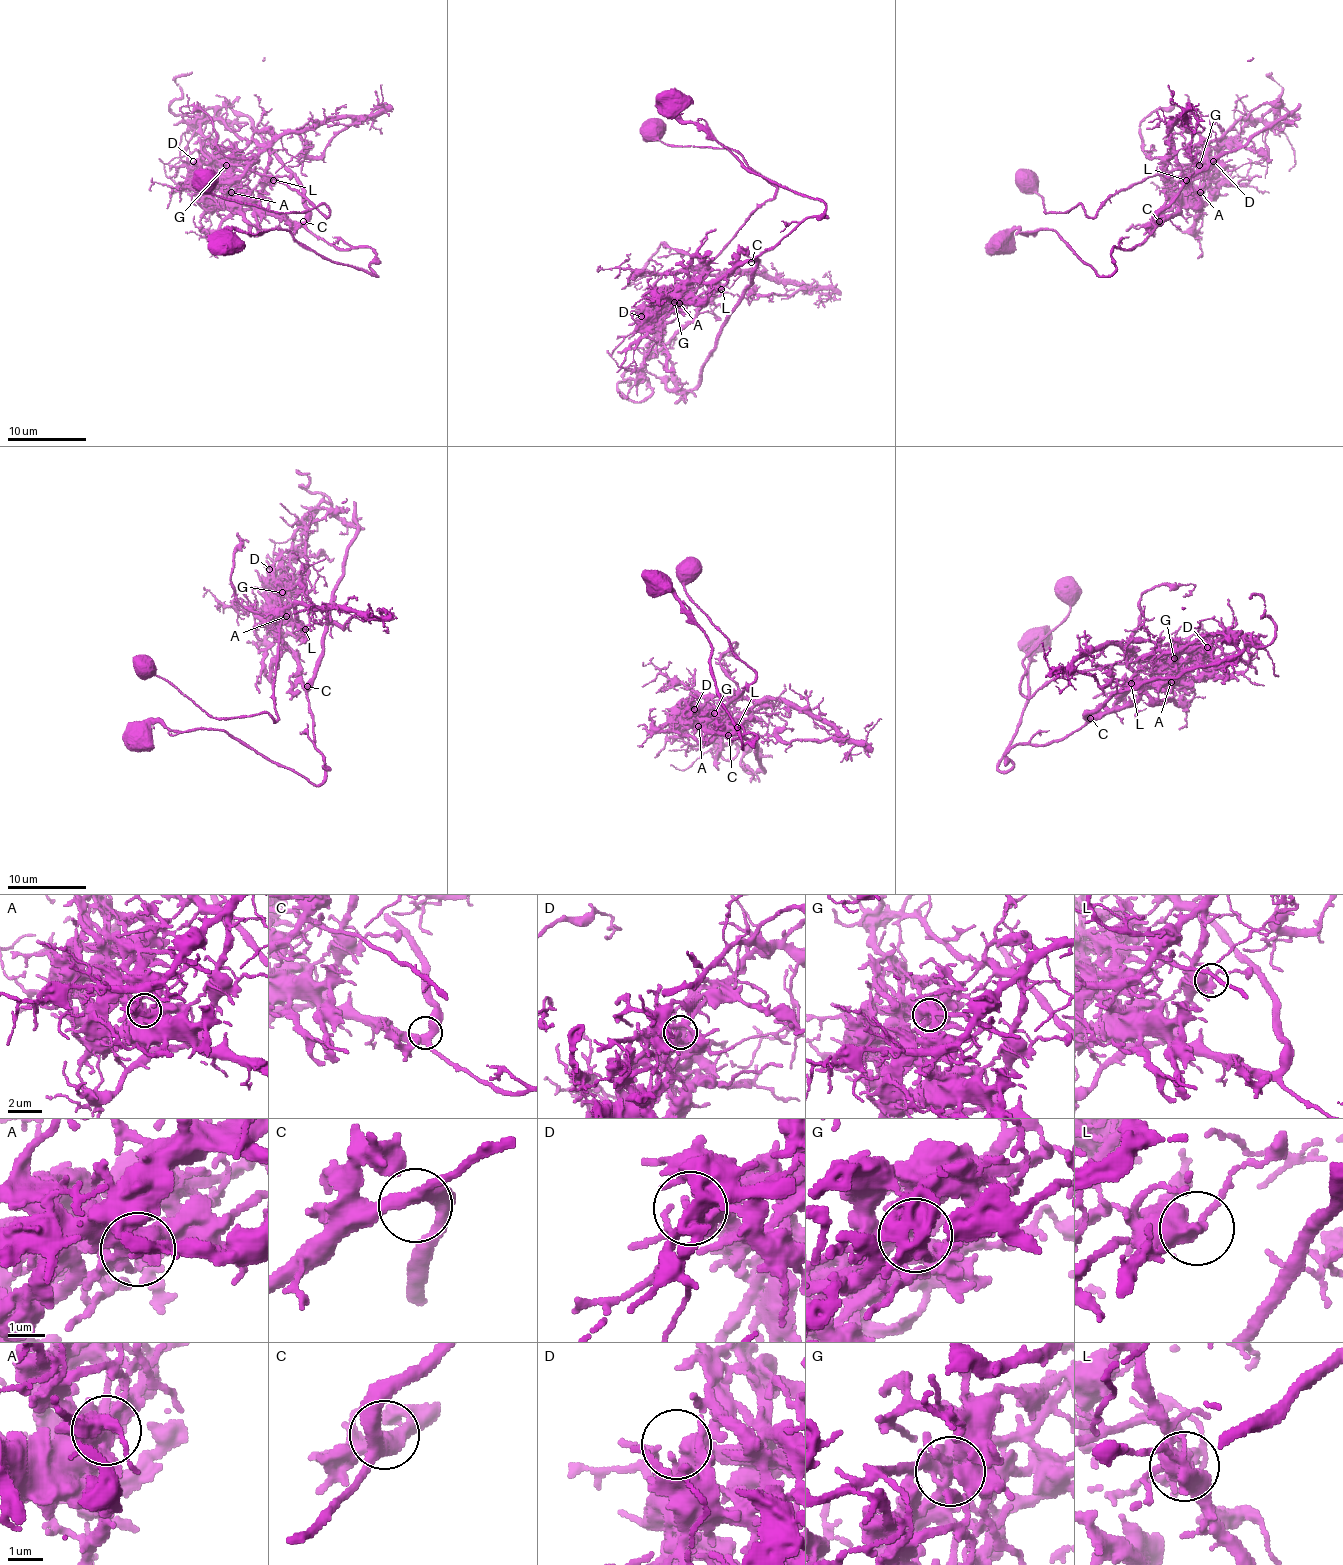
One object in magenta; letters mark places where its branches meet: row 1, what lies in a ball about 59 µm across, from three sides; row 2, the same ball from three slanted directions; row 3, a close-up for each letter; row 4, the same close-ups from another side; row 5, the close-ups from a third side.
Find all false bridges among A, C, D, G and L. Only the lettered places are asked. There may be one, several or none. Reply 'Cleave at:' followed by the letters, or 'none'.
Cleave at: G, L

